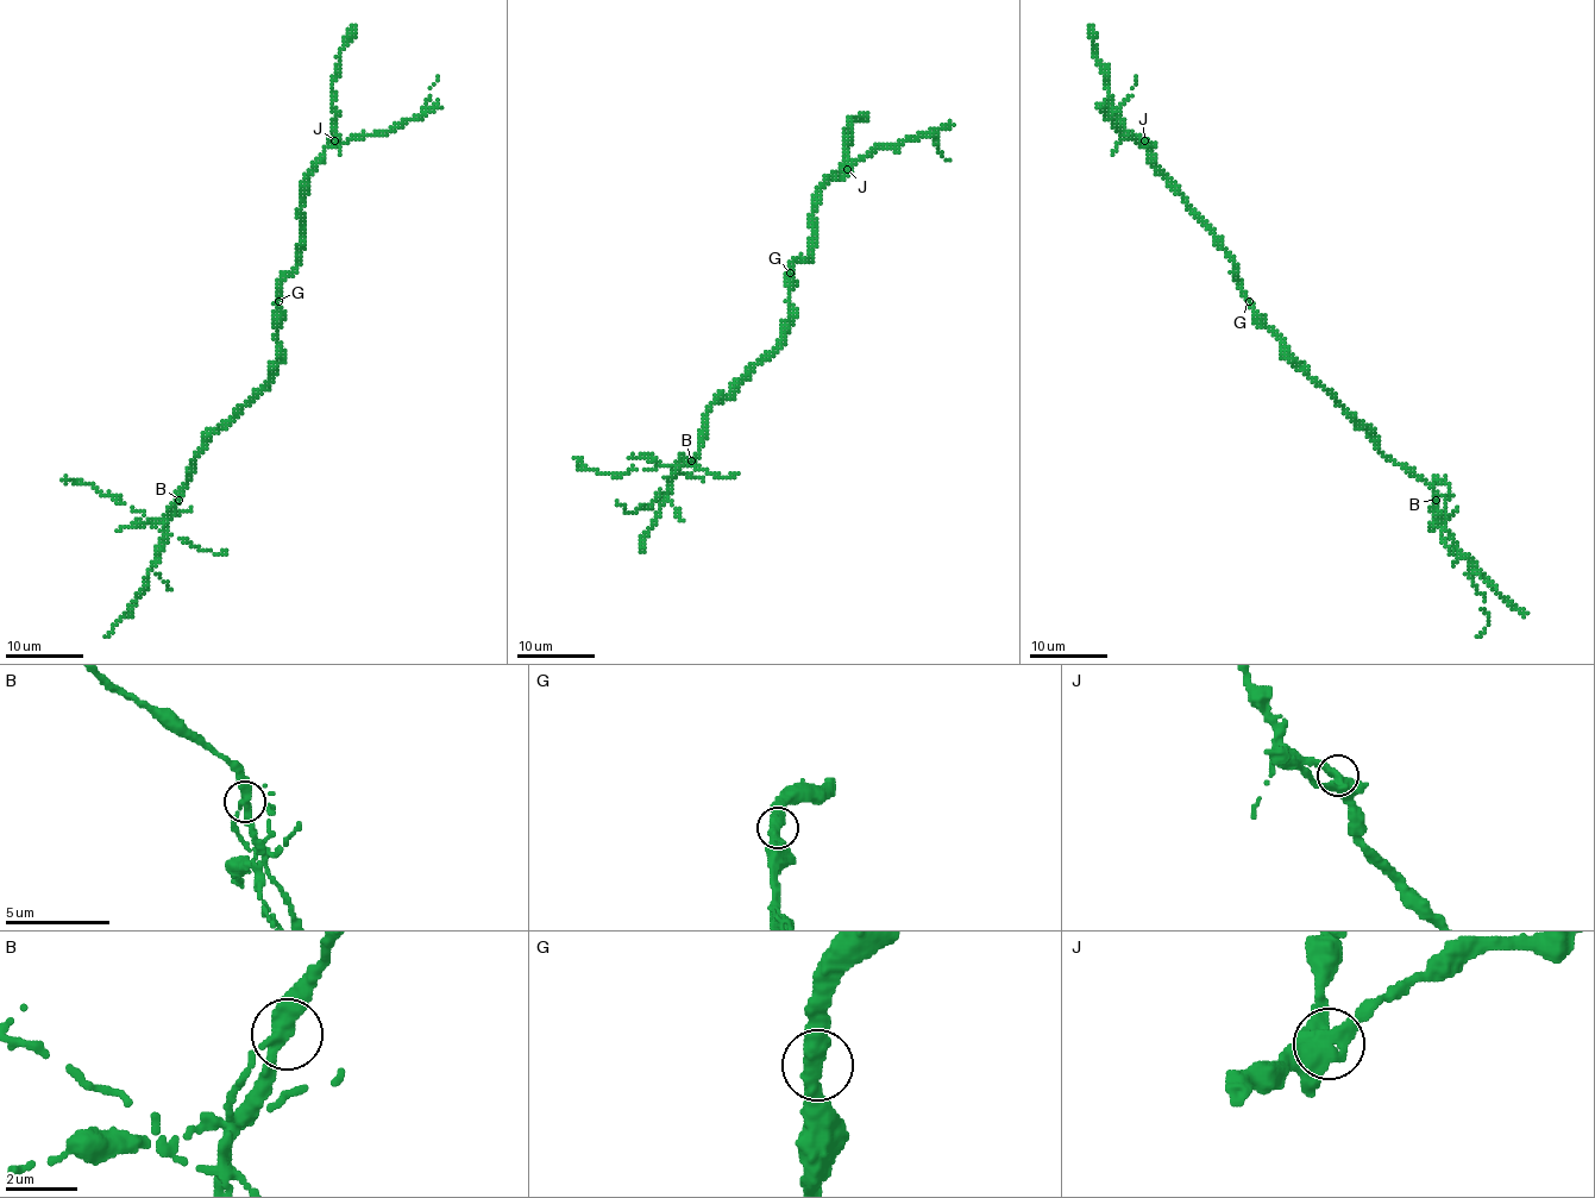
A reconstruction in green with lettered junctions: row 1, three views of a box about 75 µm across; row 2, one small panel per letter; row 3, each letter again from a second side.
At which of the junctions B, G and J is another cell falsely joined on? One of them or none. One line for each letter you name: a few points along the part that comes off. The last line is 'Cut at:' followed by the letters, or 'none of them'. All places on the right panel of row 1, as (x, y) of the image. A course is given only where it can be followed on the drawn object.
B: Course of the part to remove: (1437, 500), (1432, 510), (1440, 535), (1456, 557), (1468, 563), (1468, 575), (1483, 596), (1487, 626), (1477, 635)
Cut at: B

